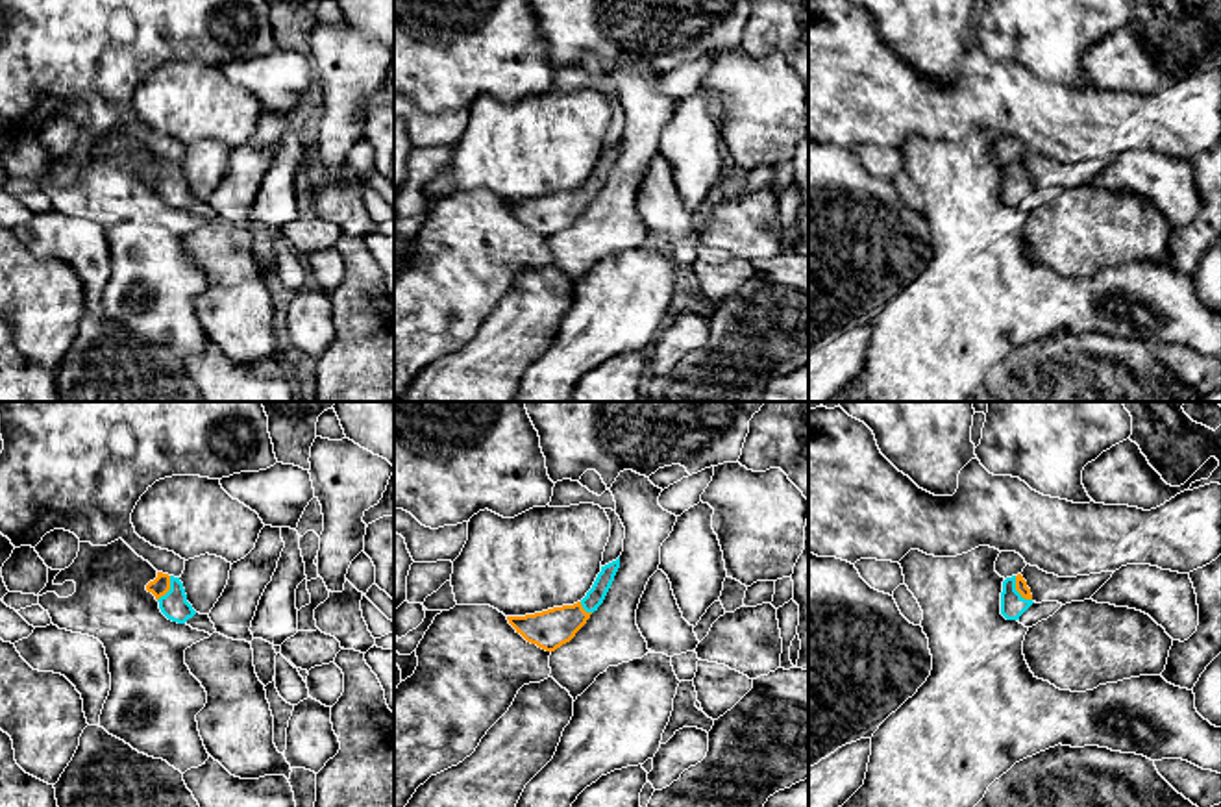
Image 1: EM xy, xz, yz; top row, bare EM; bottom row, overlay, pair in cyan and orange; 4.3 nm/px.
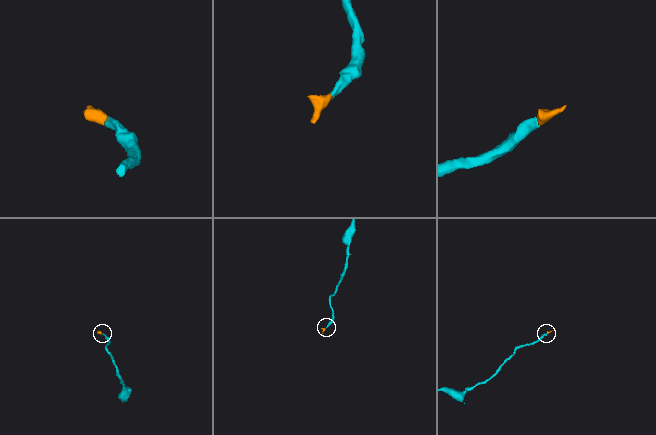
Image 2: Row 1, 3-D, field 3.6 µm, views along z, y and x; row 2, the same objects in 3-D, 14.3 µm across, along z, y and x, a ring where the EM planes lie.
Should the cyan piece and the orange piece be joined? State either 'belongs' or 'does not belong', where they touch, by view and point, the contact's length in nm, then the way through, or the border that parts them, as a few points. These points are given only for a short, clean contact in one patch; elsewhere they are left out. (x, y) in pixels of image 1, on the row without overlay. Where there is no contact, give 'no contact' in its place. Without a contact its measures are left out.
belongs; meets cyan in yz at (1016, 176); contact 130 nm long; runs through yz (1012, 191), (1016, 176), (1022, 173)

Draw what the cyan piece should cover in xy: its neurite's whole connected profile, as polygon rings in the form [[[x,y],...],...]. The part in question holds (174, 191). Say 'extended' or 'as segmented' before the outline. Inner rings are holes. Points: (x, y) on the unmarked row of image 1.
extended | [[[157,157],[157,163],[146,170],[146,176],[159,187],[161,198],[178,209],[185,209],[196,200],[187,187],[187,180],[179,163]]]

